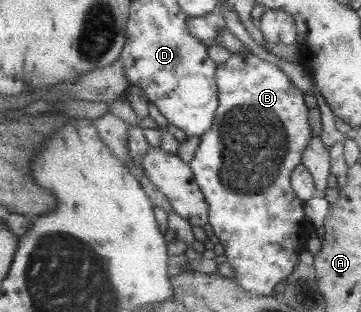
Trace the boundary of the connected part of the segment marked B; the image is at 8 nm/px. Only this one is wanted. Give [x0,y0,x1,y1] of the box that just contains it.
[190,53,315,296]

